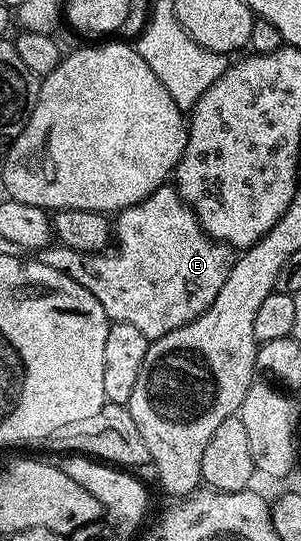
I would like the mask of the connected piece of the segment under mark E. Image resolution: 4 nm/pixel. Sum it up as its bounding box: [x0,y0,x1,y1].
[35,185,235,341]

